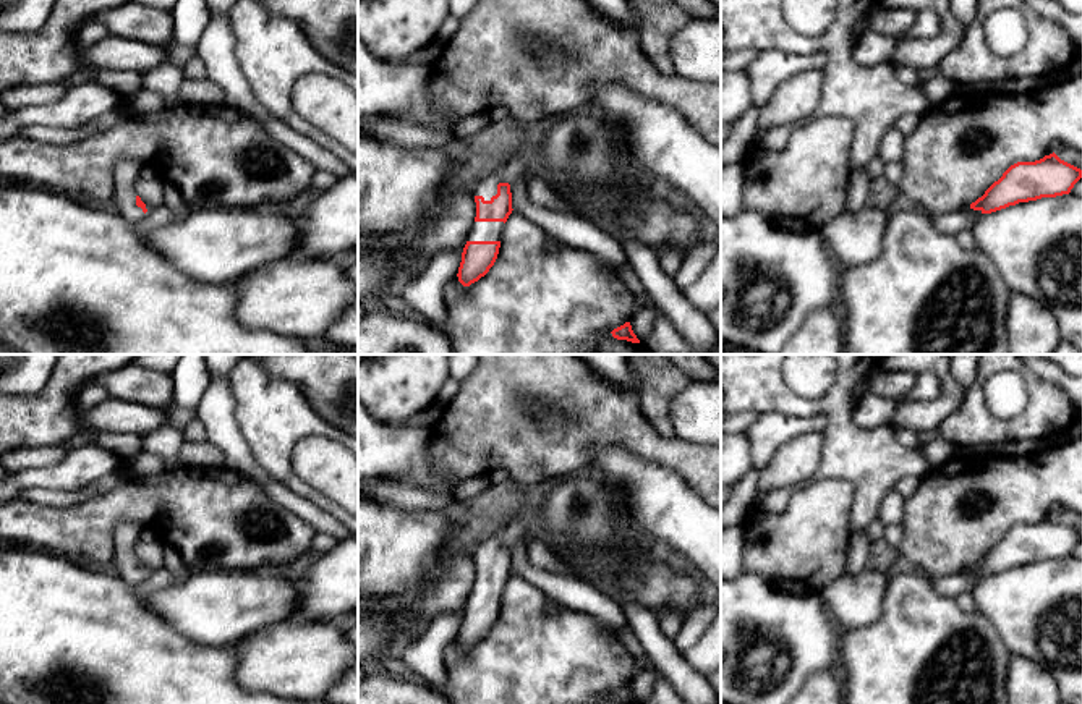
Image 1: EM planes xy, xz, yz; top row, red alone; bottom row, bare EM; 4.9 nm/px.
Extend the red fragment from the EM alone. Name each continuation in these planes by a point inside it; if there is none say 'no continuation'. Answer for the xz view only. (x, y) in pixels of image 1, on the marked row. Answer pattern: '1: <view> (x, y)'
1: xz (512, 167)

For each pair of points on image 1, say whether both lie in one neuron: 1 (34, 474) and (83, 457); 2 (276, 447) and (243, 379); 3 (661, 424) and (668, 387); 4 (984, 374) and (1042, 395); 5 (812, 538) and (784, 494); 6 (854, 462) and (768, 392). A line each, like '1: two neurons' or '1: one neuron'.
1: one neuron
2: one neuron
3: one neuron
4: one neuron
5: two neurons
6: one neuron

